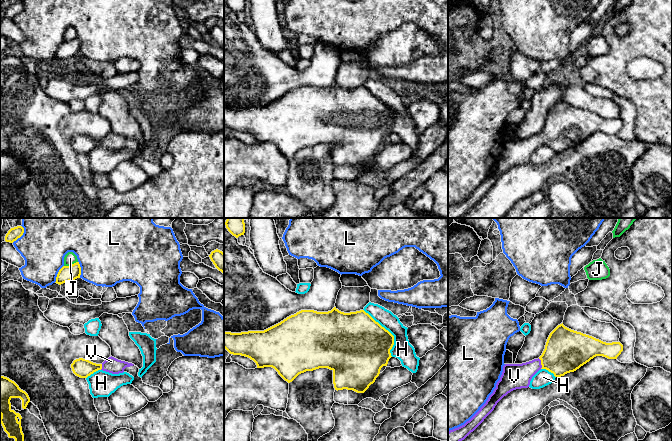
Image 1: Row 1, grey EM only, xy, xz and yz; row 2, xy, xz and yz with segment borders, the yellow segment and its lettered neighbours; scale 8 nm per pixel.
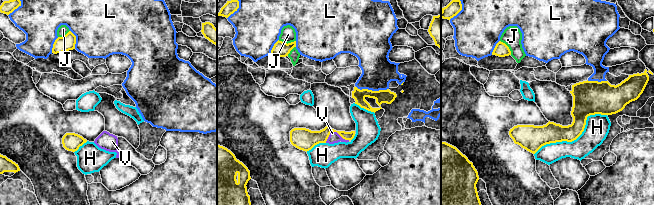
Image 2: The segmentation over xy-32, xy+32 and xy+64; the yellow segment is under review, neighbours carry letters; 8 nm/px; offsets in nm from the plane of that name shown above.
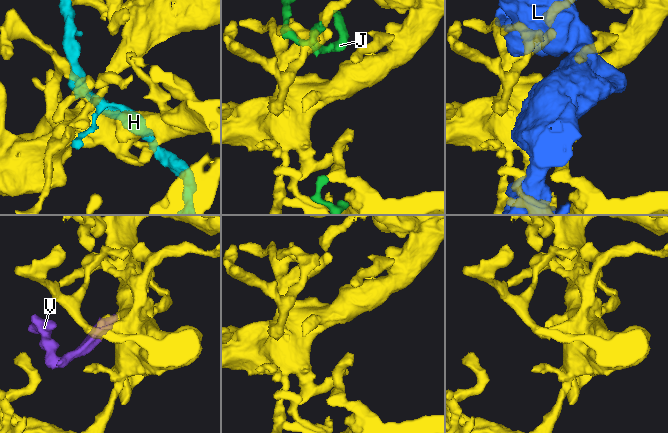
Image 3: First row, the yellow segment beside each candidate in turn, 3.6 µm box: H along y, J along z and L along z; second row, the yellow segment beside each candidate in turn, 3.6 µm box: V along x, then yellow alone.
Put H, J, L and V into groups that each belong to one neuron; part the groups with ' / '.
H / J / L / V

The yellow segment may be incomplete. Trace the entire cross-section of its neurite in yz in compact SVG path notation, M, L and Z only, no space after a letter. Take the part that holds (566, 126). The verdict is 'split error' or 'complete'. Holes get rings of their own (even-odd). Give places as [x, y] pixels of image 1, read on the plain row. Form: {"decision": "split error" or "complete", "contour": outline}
{"decision": "split error", "contour": "M563 99L558 101L550 109L545 121L545 125L538 135L534 135L522 140L505 140L503 142L503 148L500 156L497 158L496 164L489 172L486 179L464 201L448 208L448 218L461 218L464 216L484 197L484 195L494 186L497 179L504 172L513 166L528 164L532 153L539 146L546 145L553 149L555 153L561 153L567 149L576 147L596 132L603 132L608 135L617 135L622 127L623 121L620 118L606 119L592 112L571 106L565 103Z"}

